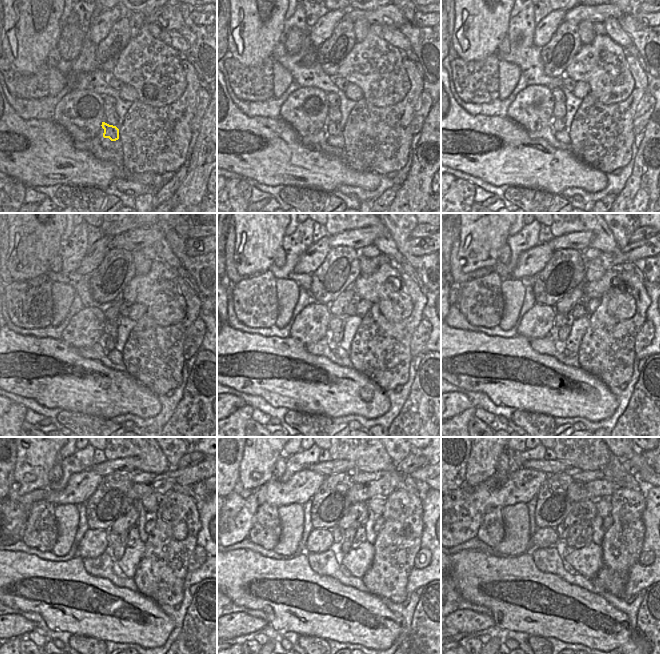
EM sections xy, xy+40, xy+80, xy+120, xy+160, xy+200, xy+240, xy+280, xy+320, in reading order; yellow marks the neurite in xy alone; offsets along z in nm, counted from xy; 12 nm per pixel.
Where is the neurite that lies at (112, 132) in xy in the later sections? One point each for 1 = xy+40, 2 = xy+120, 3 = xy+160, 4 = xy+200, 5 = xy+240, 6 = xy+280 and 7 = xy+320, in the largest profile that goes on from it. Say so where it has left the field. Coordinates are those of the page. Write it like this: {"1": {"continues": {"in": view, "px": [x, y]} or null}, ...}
{"1": {"continues": {"in": "xy+40", "px": [333, 129]}}, "2": {"continues": {"in": "xy+120", "px": [109, 343]}}, "3": {"continues": {"in": "xy+160", "px": [333, 342]}}, "4": {"continues": {"in": "xy+200", "px": [563, 332]}}, "5": {"continues": {"in": "xy+240", "px": [119, 549]}}, "6": {"continues": {"in": "xy+280", "px": [349, 534]}}, "7": {"continues": {"in": "xy+320", "px": [574, 531]}}}

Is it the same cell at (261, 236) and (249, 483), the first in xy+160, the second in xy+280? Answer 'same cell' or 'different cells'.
same cell

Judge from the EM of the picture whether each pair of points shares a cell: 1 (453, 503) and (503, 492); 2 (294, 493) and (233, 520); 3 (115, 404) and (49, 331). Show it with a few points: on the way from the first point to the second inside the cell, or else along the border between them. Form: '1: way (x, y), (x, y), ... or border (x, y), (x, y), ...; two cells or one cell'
1: way (465, 503), (474, 503), (491, 493); one cell
2: way (279, 493), (261, 495), (248, 505); one cell
3: border (33, 335), (61, 339); two cells

